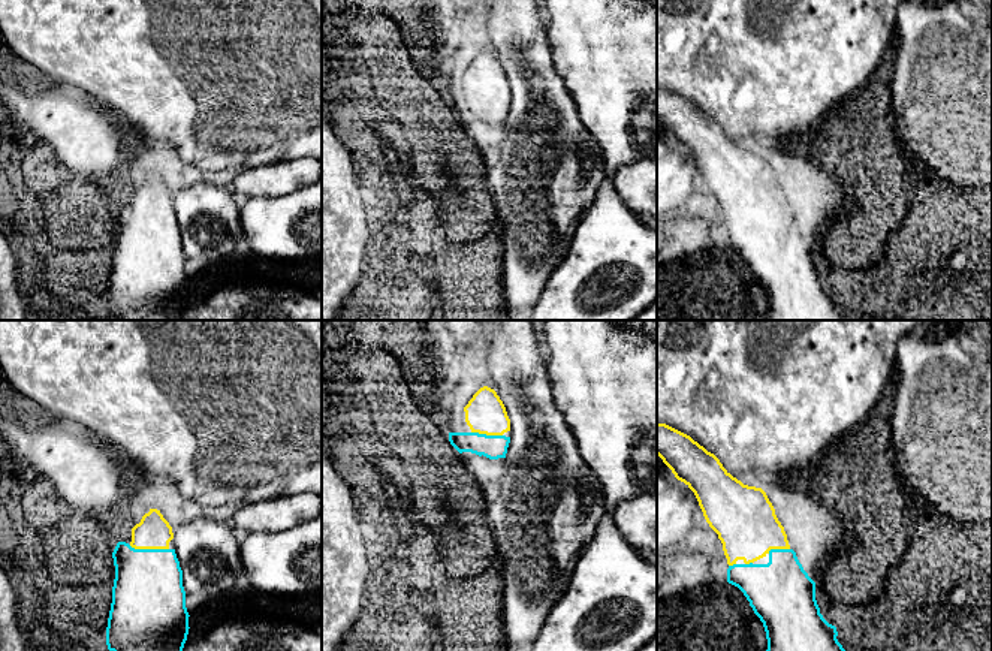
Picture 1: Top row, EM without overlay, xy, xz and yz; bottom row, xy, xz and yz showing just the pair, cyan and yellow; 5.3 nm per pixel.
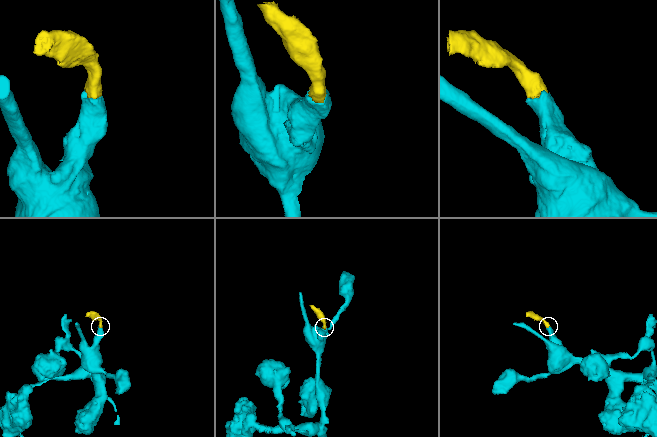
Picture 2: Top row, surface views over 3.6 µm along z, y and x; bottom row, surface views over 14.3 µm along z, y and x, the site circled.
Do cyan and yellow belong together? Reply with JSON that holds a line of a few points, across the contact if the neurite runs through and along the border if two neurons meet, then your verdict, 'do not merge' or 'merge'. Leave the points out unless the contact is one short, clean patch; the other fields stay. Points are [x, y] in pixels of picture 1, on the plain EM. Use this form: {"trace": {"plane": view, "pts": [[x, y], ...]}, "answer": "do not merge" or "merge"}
{"trace": {"plane": "xy", "pts": [[148, 261], [148, 214], [153, 196]]}, "answer": "merge"}

